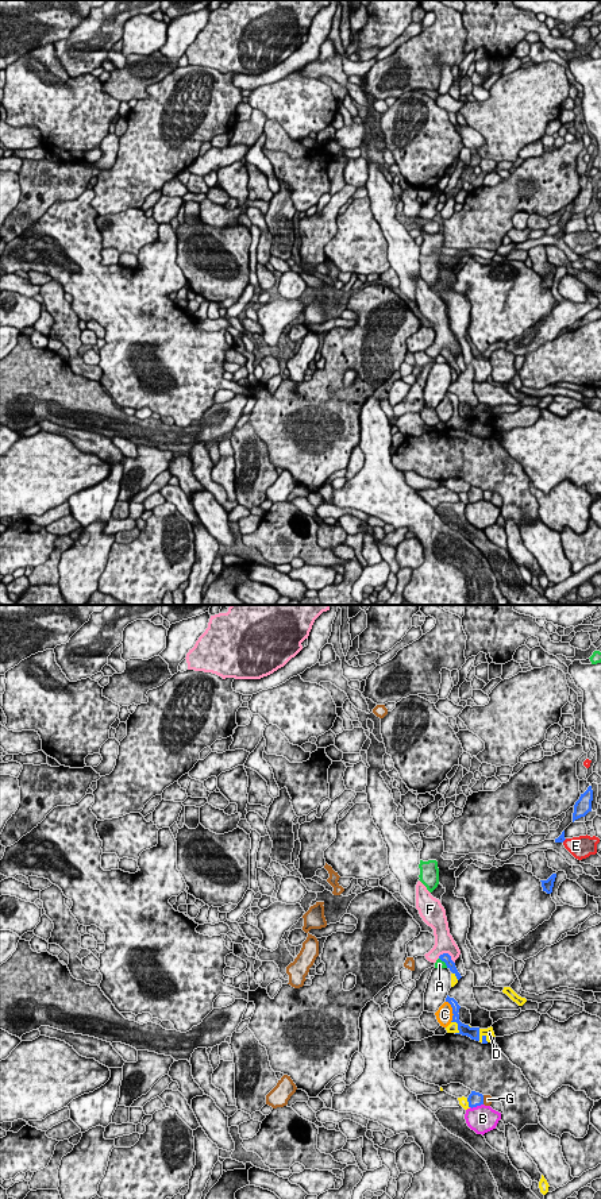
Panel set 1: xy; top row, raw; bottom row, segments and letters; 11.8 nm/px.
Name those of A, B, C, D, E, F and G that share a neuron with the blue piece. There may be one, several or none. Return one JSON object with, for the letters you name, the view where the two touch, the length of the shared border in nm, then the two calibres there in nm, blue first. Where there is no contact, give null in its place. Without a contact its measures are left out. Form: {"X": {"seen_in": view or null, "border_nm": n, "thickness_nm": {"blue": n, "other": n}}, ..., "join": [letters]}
{"D": {"seen_in": "xy", "border_nm": 180, "thickness_nm": {"blue": 140, "other": 130}}, "join": ["D"]}

